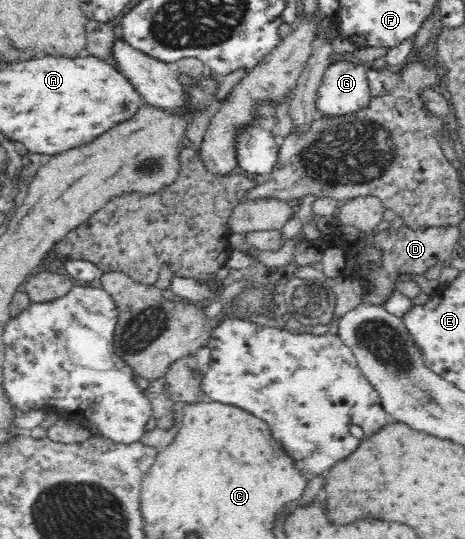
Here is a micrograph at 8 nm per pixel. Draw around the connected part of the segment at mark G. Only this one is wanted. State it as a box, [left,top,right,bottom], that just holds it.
[316,59,371,116]

